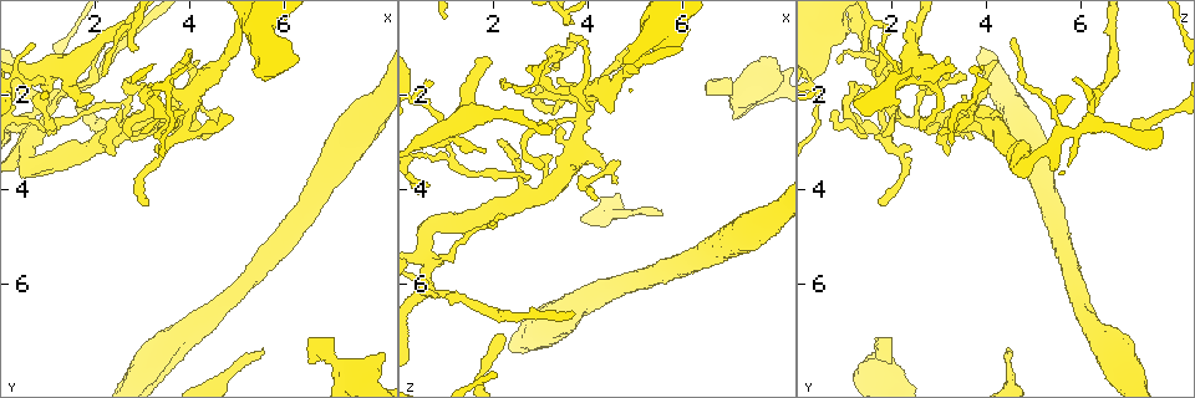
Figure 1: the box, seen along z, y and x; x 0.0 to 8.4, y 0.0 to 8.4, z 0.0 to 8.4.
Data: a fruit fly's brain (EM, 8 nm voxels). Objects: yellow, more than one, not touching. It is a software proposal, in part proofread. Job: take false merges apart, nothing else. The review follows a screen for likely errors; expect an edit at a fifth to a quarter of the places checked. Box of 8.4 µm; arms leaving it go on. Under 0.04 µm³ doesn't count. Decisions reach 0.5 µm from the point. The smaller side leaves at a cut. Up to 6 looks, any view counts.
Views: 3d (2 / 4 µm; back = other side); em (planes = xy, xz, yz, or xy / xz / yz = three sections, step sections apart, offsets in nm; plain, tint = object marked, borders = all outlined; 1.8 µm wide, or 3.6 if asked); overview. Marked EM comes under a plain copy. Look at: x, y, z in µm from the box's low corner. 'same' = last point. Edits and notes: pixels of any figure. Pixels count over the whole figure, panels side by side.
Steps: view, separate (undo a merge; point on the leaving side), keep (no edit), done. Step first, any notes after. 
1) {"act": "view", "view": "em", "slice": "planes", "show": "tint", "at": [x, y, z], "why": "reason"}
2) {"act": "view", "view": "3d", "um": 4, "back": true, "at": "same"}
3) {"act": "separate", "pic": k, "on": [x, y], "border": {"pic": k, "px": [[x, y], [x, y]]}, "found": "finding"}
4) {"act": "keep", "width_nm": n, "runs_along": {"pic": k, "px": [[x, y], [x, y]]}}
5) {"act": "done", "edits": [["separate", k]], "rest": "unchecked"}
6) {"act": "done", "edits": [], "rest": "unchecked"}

{"act": "view", "view": "3d", "um": 4, "at": [4.10, 2.00, 1.90], "why": "looks like a crossing"}

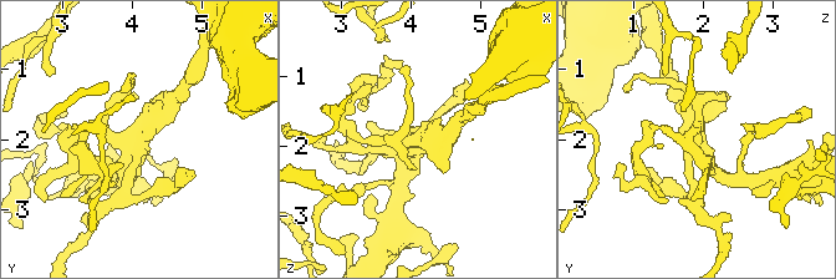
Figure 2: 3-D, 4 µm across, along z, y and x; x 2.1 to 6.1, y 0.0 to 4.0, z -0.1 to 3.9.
{"act": "view", "view": "em", "slice": "yz", "step": 4, "show": "tint", "at": [4.15, 2.00, 1.85]}

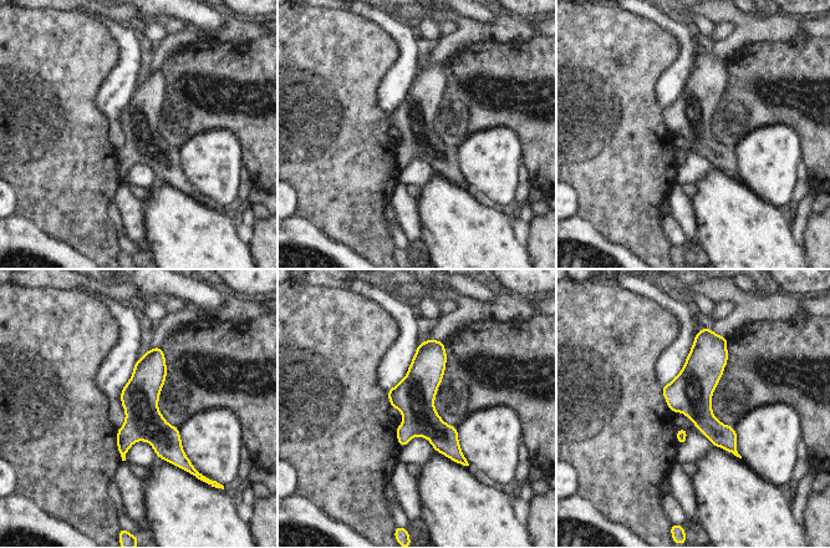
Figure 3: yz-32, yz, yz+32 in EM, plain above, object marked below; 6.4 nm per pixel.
{"act": "view", "view": "em", "slice": "planes", "show": "tint", "at": "same", "why": "another direction"}

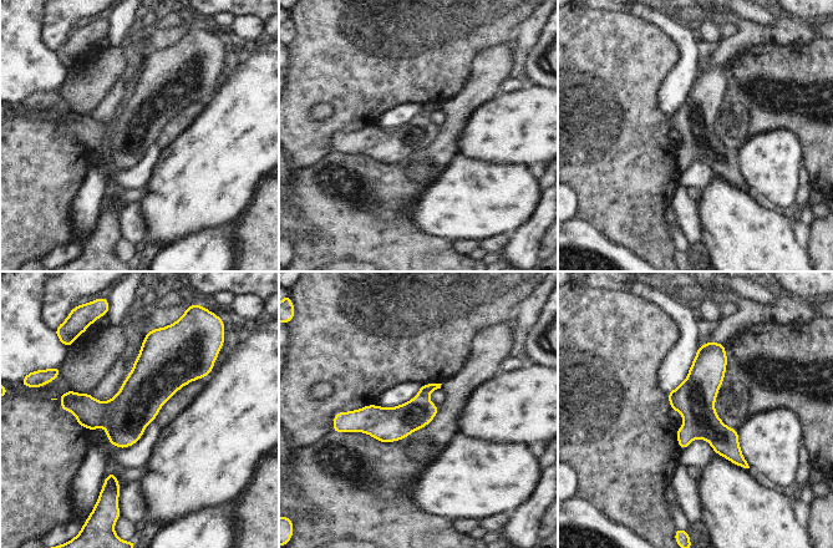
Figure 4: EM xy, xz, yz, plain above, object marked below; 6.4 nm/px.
{"act": "keep", "runs_along": {"pic": 4, "px": [[203, 373], [163, 373], [127, 409], [65, 405]]}, "found": "all the same cell"}

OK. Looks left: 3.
{"act": "view", "view": "em", "um": 3.6, "slice": "xy", "step": 8, "show": "tint", "at": [7.20, 7.75, 1.95], "why": "abrupt turn"}

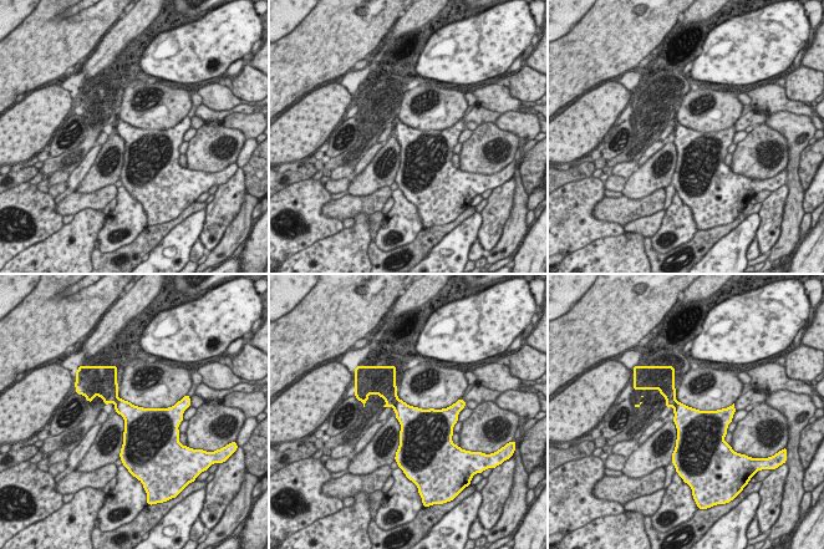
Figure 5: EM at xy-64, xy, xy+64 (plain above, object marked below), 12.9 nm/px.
{"act": "view", "view": "em", "um": 3.6, "slice": "planes", "show": "borders", "at": "same", "why": "another direction"}

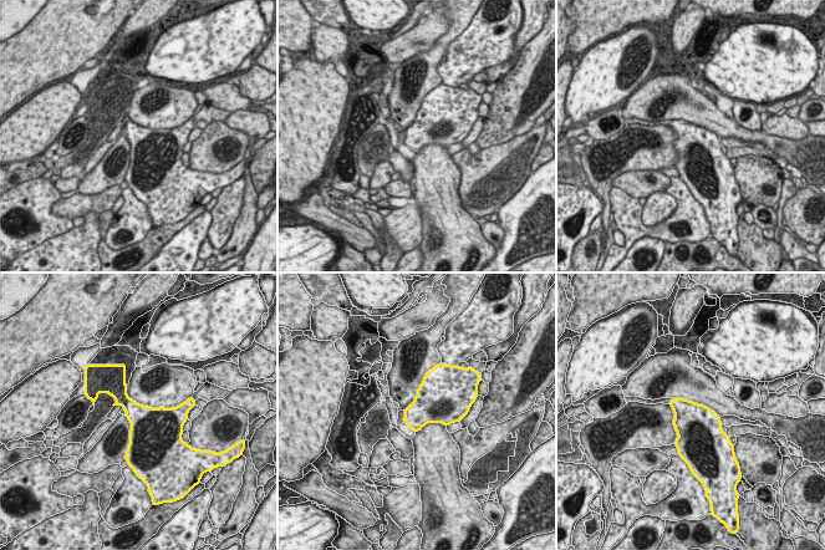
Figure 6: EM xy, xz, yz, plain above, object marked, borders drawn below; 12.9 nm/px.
{"act": "separate", "pic": 6, "on": [116, 386], "width_nm": 380, "found": "two cells meet here"}

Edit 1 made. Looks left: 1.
{"act": "view", "view": "em", "slice": "xz", "step": 16, "show": "tint", "at": [0.55, 2.60, 6.15]}

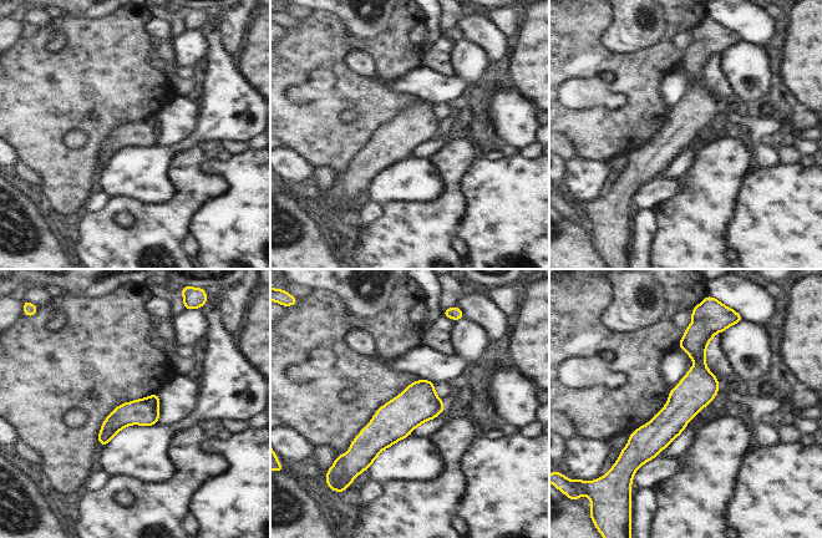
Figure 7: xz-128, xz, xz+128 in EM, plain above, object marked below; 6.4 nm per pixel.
{"act": "keep", "runs_along": {"pic": 7, "px": [[693, 336], [699, 386], [640, 461]]}, "found": "all the same cell"}

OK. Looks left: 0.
{"act": "done", "edits": [["separate", 6]], "rest": "unchecked"}

